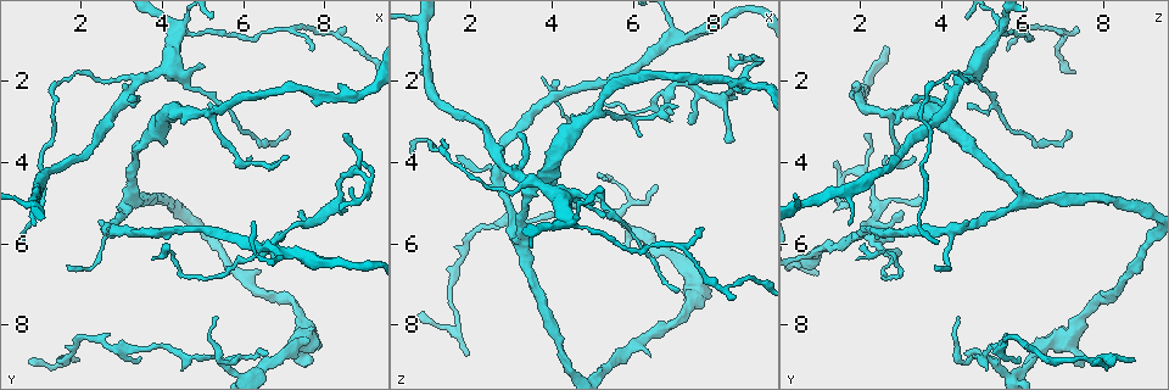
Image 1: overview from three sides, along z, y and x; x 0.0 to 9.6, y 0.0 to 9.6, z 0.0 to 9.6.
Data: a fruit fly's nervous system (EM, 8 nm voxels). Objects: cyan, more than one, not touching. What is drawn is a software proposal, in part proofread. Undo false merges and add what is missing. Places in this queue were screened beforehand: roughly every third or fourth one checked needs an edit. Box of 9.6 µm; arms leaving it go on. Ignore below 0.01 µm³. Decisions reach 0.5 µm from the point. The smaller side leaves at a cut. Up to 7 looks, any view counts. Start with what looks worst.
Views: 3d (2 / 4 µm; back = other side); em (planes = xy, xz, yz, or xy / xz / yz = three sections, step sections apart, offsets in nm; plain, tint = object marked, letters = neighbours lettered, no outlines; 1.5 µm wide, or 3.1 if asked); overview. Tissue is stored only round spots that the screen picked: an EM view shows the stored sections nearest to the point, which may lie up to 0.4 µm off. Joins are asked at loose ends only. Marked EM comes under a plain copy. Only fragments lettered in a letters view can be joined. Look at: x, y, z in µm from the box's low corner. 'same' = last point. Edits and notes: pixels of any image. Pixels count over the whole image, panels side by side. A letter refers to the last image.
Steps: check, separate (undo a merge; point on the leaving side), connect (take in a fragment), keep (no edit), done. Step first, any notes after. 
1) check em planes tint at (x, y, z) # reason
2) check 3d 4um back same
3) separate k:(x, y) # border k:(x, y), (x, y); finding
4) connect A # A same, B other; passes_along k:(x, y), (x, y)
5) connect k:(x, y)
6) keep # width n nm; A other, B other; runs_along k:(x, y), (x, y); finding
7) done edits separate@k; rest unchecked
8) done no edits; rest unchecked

check em xz step 4 letters at (7.40, 5.20, 3.00) # tapers out

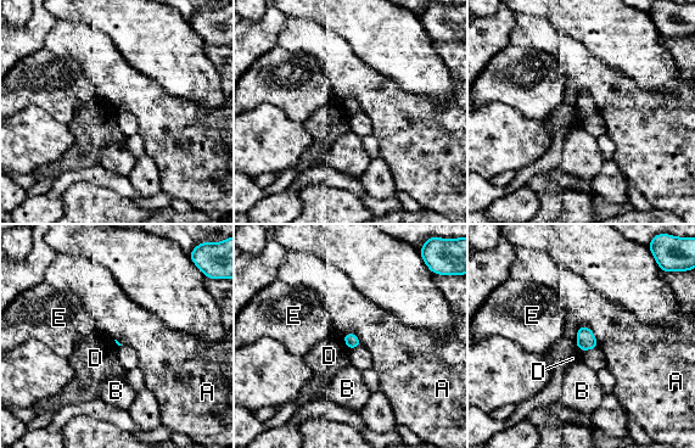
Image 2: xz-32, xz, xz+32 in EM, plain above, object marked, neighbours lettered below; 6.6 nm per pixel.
check em planes letters same # cut it another way

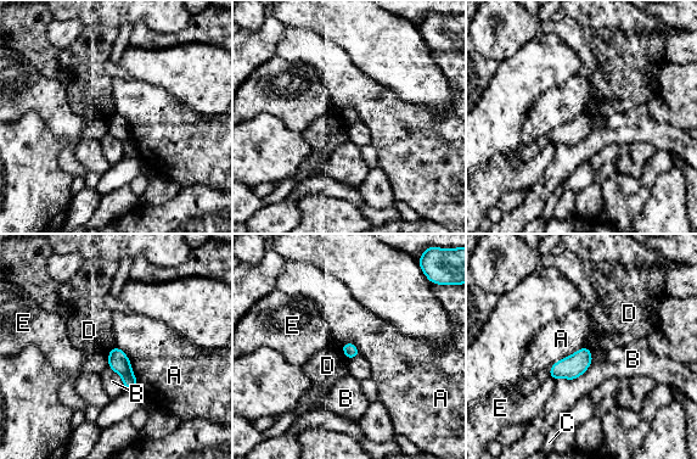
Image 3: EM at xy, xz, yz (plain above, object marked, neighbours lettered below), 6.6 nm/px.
keep # A other, B other, C other, D other, E other; border 3:(341, 346), (348, 359); no lettered fragment goes on from it

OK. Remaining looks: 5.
check em xy step 4 tint at (4.25, 1.65, 4.85) # arms part here

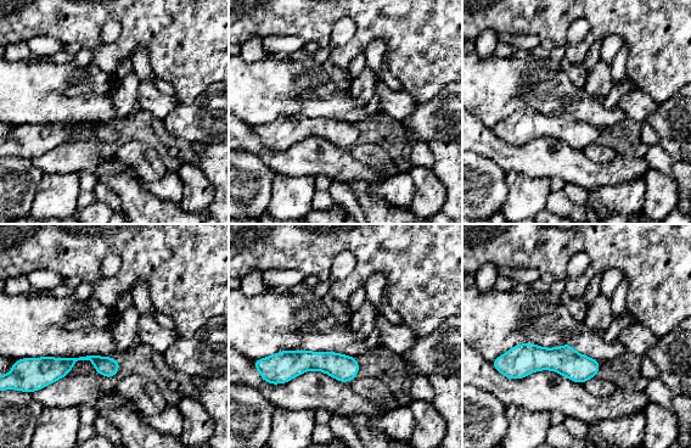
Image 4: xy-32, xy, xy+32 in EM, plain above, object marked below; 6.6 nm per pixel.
check em planes letters same

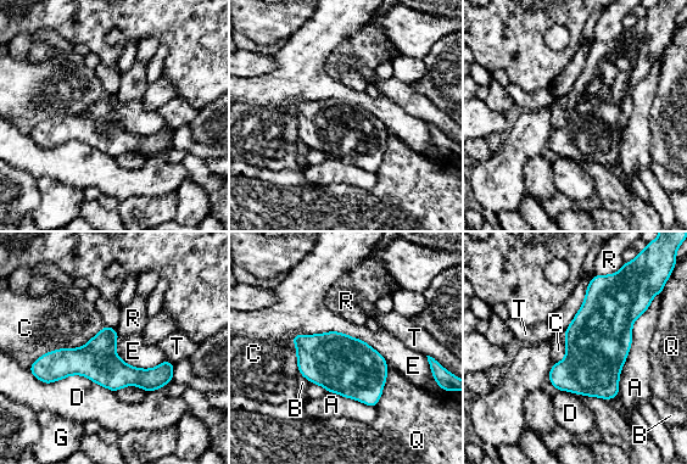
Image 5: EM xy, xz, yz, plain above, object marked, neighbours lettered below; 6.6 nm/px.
keep # width 380 nm; longest_contact A 750 nm; A other, B other, C other, D other, E other, G other, Q other, R other, T other; all the same cell

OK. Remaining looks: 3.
check em planes tint at (8.40, 5.15, 1.45) # thin end

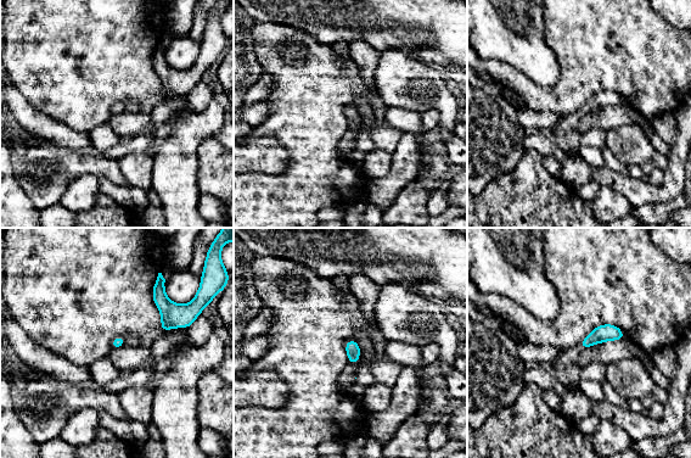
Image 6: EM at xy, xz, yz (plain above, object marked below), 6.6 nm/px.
check em planes letters same

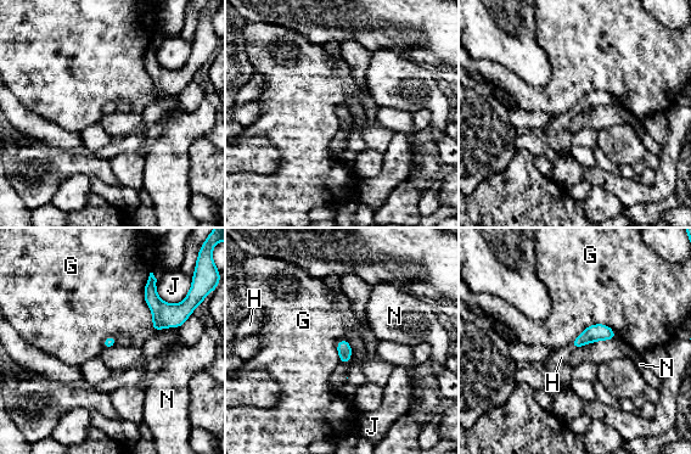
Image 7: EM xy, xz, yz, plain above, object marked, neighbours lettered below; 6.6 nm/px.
connect H # width 70 nm; G other, H same, J other, N other; passes_along 7:(591, 334), (572, 345), (561, 357); the cell continues

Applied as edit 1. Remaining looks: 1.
done edits connect@7; rest unchecked

